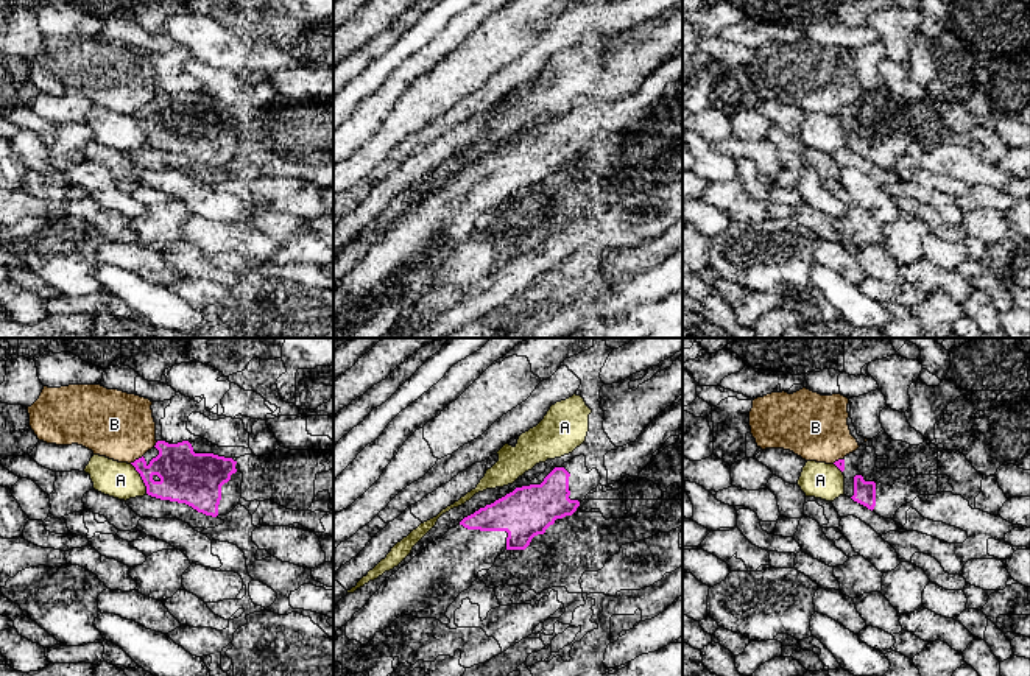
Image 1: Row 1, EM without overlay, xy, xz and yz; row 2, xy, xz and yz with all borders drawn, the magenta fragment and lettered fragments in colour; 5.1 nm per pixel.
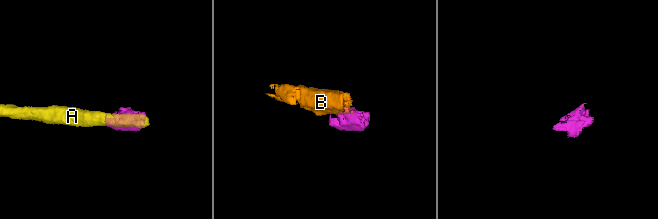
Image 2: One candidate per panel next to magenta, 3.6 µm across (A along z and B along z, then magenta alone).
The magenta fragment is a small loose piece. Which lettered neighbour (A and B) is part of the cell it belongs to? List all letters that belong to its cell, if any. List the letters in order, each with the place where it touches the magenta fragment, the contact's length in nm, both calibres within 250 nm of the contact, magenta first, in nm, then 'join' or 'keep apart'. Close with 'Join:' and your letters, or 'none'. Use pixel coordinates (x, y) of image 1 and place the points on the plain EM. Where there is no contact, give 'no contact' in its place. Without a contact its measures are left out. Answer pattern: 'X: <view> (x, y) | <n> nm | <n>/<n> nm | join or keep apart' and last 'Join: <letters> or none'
A: xy (142, 130) | 190 nm | 280/190 nm | keep apart
B: xy (136, 111) | 80 nm | 240/340 nm | keep apart
Join: none

